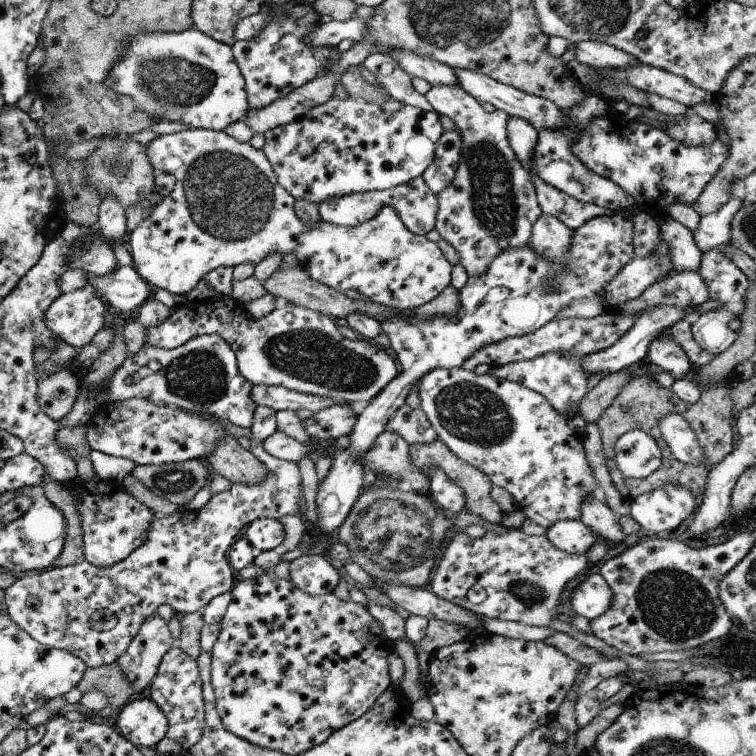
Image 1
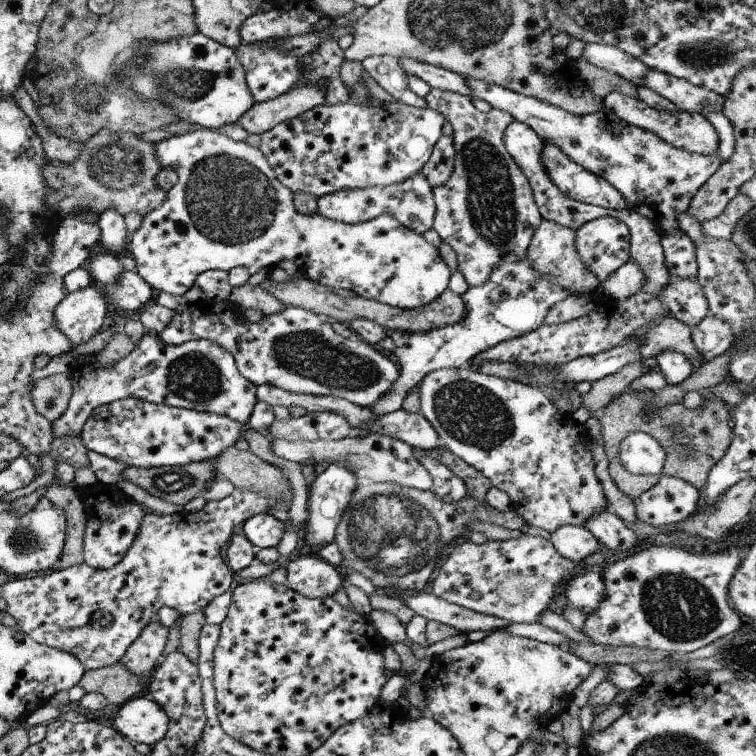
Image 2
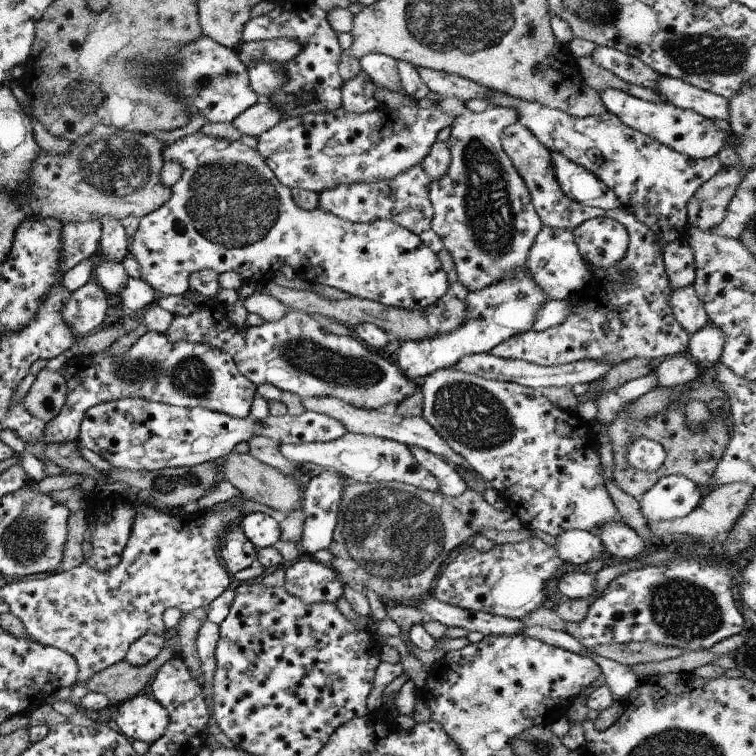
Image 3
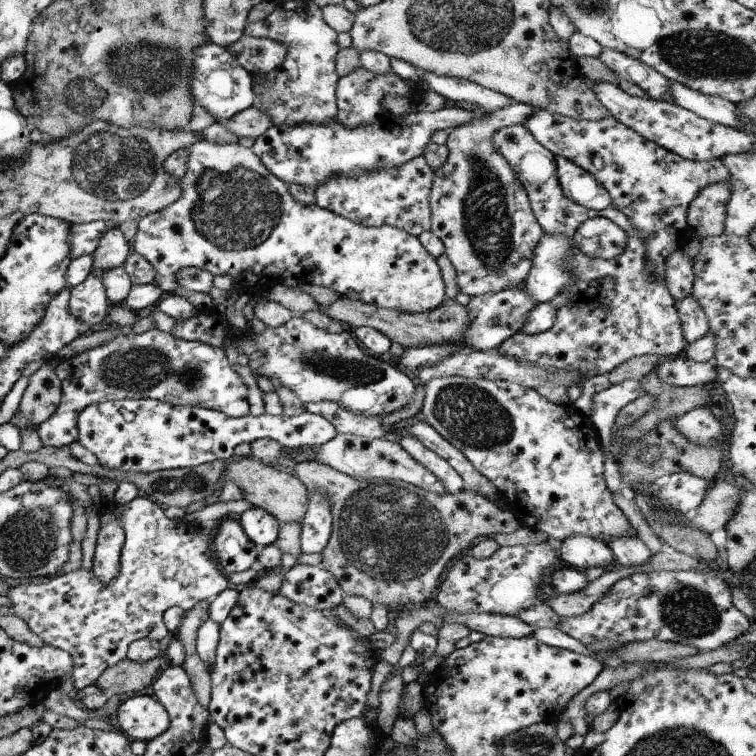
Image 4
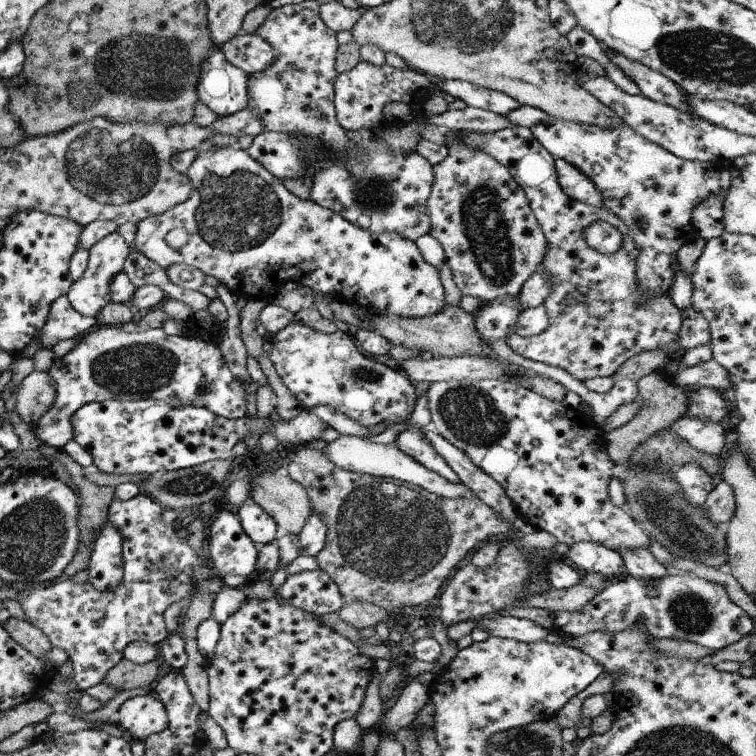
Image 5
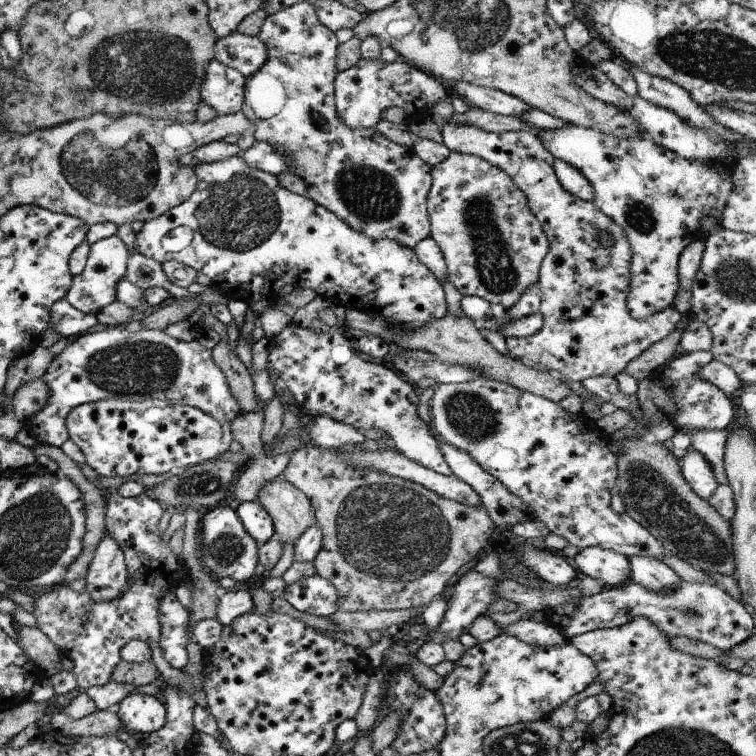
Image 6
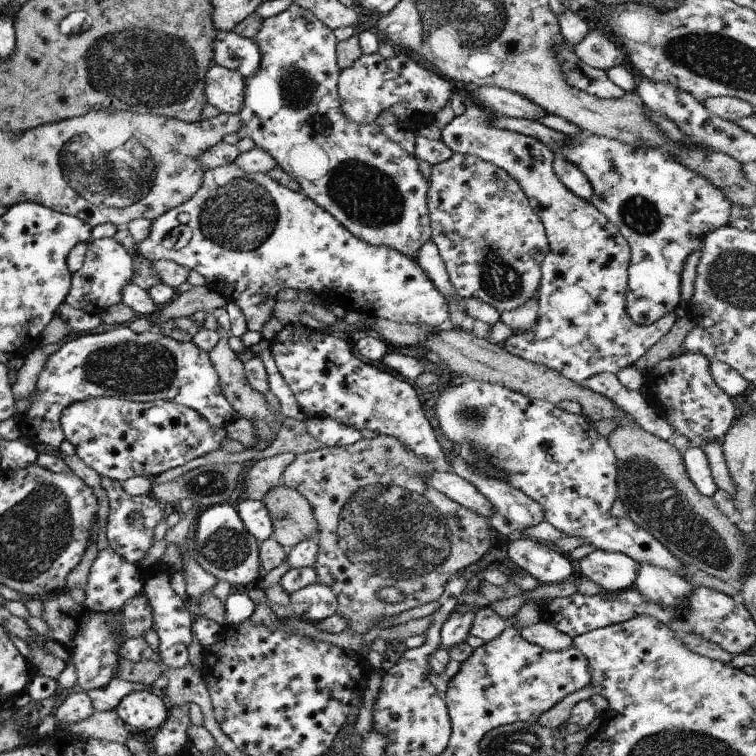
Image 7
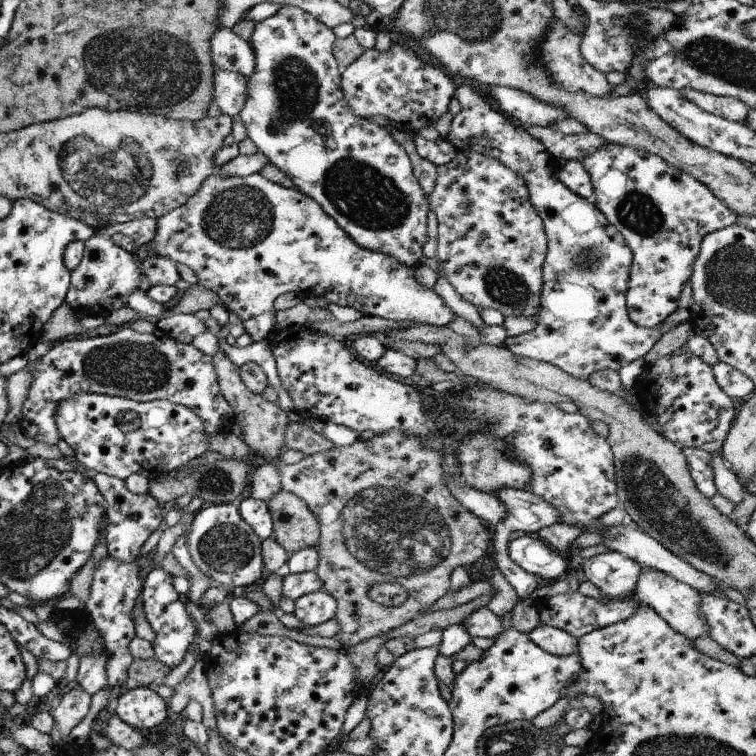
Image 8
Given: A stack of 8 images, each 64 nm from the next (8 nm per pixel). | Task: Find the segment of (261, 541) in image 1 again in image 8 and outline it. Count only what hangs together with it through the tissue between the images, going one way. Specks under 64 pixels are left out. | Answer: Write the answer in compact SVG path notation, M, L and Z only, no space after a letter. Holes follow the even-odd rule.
M241 497L236 503L241 519L261 541L272 535L272 522L265 501Z

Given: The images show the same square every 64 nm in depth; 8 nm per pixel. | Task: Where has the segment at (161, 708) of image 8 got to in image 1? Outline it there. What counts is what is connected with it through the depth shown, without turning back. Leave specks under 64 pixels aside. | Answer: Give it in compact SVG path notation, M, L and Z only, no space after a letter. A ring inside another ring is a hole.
M136 695L121 704L113 725L132 745L154 748L165 736L167 719L159 707L144 695Z

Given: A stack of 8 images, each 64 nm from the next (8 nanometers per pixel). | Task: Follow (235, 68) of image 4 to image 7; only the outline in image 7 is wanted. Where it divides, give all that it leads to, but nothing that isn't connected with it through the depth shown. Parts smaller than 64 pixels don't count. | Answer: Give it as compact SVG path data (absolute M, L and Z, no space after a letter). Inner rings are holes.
M212 61L205 72L203 96L219 113L238 114L244 87L244 78L235 70L222 68Z

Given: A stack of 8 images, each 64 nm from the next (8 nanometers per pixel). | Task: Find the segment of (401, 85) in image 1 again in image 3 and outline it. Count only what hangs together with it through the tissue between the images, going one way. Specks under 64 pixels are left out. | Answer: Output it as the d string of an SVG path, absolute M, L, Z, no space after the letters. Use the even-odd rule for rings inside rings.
M367 53L358 58L360 70L377 86L403 92L395 68L395 59L381 53Z

